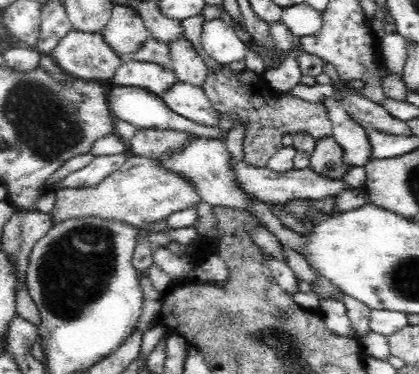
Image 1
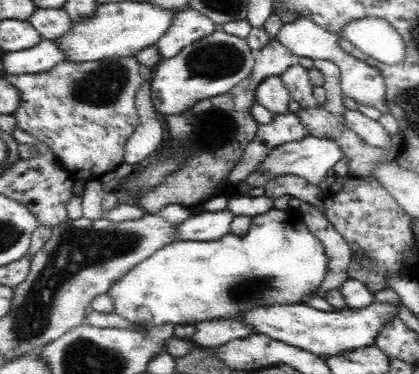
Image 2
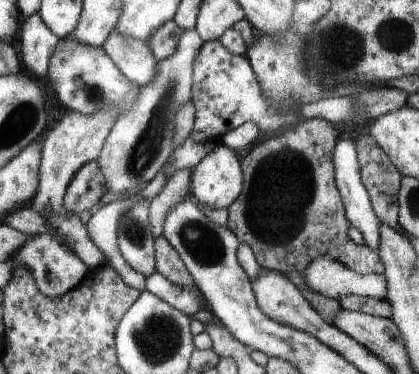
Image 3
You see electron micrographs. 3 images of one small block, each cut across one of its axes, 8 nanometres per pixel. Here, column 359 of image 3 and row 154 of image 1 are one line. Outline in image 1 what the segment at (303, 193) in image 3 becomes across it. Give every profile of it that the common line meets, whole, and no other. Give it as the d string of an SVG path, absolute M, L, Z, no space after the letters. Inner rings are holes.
M222 68L218 72L210 72L204 88L202 88L212 104L212 108L218 114L218 128L222 130L222 142L226 140L228 130L232 128L234 118L240 118L246 126L246 142L244 142L244 164L252 168L268 168L270 158L278 154L278 150L284 146L282 136L298 132L308 132L316 140L332 136L332 124L326 114L326 110L320 104L300 100L298 96L292 96L290 92L284 92L282 100L276 102L276 96L280 92L274 92L274 88L264 80L264 76L258 76L250 70L242 72L230 72L228 68Z

